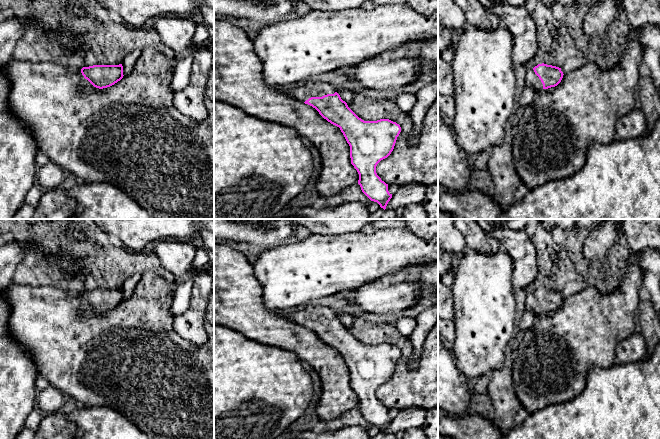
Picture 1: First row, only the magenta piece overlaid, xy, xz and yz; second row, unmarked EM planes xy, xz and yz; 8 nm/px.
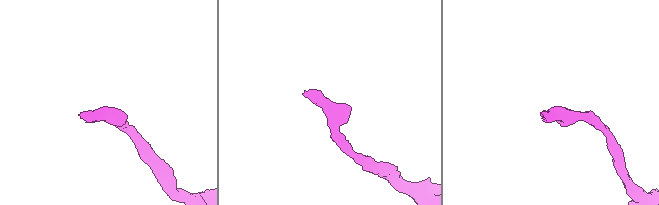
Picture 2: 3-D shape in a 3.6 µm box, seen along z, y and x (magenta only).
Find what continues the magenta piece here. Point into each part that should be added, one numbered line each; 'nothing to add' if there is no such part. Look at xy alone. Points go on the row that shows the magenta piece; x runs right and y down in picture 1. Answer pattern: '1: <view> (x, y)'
nothing to add

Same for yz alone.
1: yz (532, 80)

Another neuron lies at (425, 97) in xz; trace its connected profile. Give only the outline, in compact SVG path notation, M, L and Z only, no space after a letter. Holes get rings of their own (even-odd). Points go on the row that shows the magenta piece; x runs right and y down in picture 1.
M438 81L422 87L416 94L416 102L408 115L413 121L413 134L407 139L410 144L417 142L422 122L434 101L438 98Z

